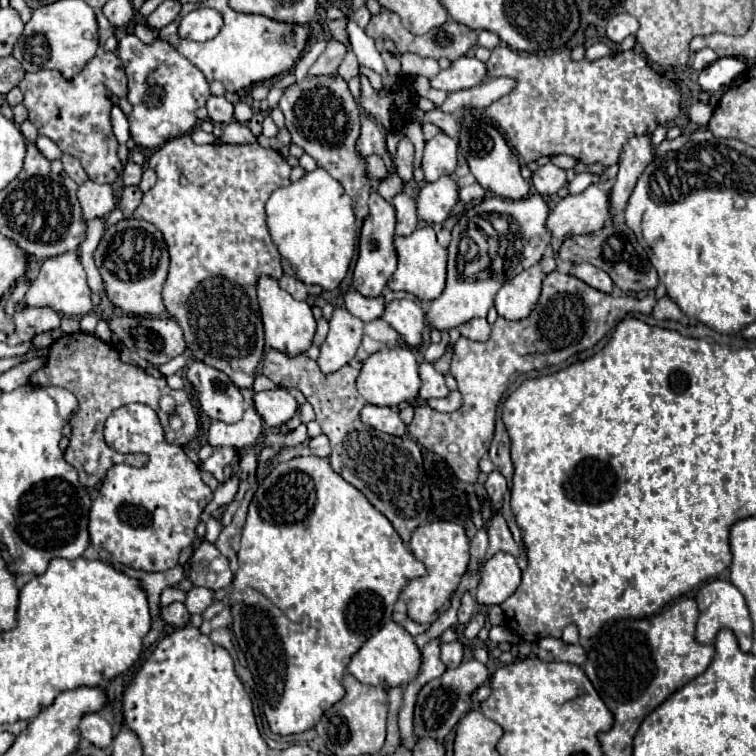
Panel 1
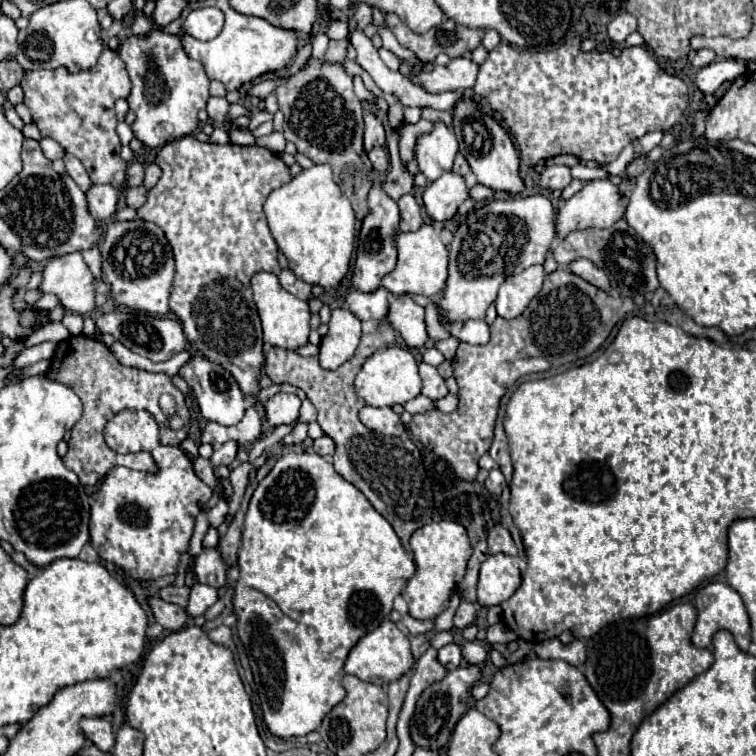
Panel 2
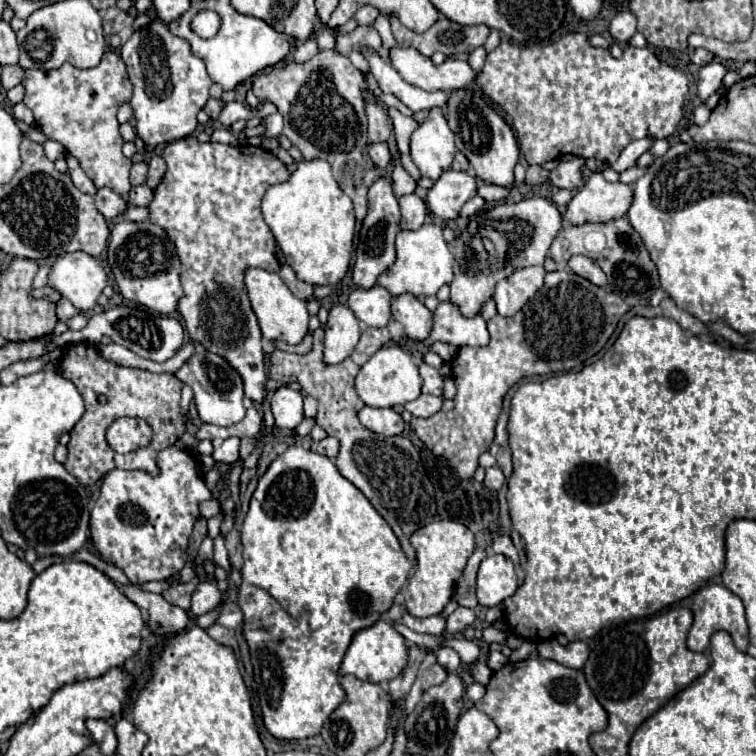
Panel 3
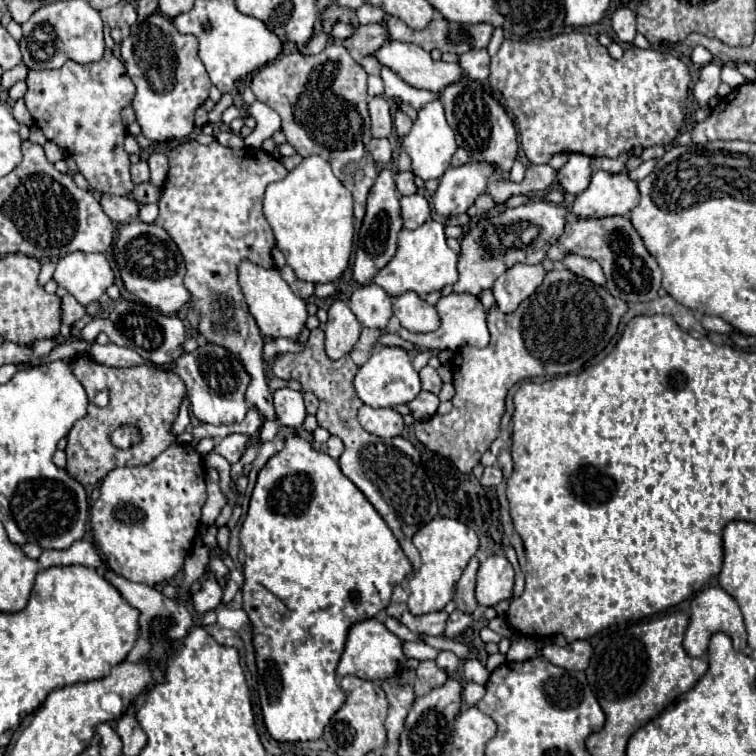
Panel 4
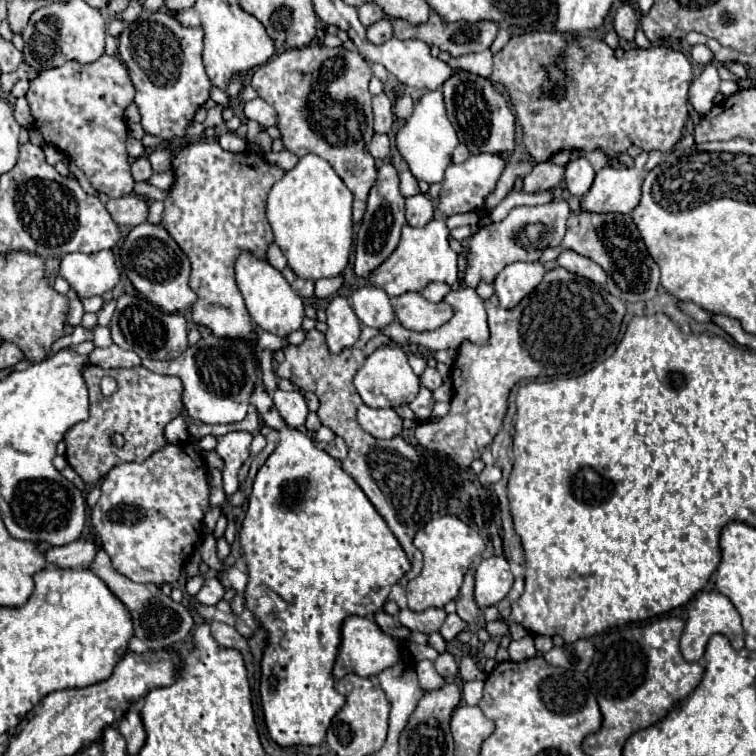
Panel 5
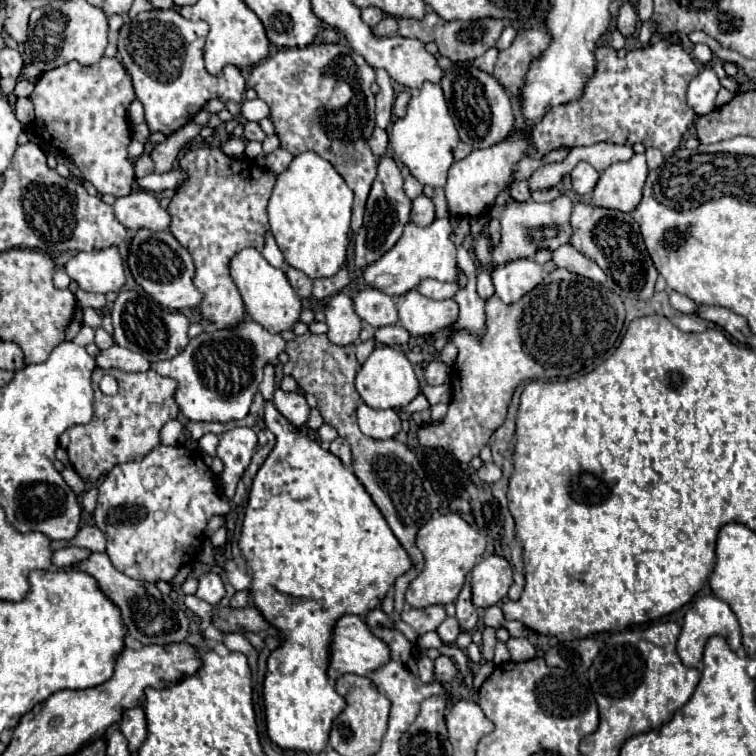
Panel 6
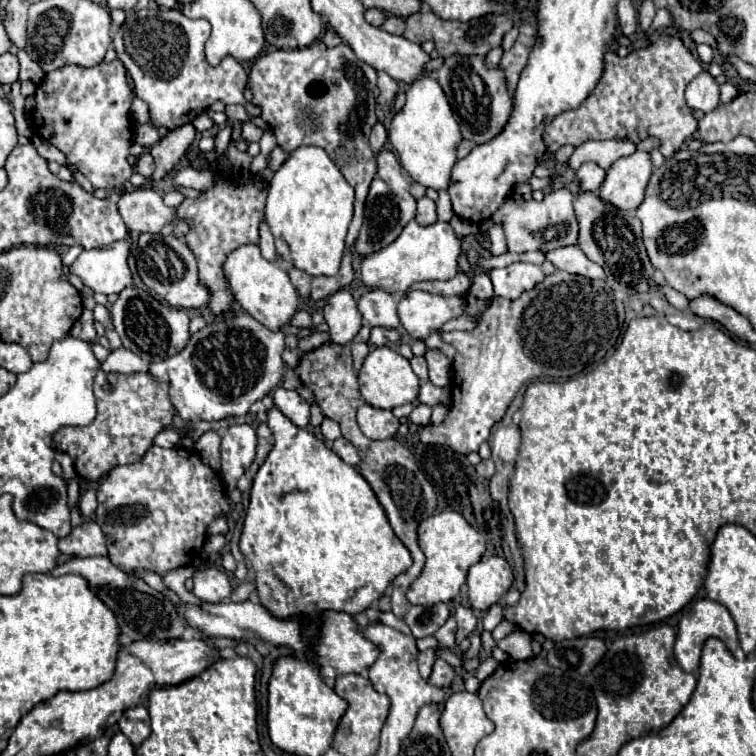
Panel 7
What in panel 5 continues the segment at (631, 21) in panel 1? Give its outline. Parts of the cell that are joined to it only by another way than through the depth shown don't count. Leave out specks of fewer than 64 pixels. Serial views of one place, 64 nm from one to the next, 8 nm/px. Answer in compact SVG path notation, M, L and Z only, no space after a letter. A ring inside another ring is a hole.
M622 6L616 16L614 16L614 30L618 32L620 38L632 42L634 40L634 32L638 28L638 16L630 6Z

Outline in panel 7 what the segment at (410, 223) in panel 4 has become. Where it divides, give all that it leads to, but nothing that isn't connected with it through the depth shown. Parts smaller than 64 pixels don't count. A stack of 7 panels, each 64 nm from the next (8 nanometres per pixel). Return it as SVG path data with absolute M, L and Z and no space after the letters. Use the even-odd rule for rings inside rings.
M424 196L418 200L418 208L416 208L416 222L420 226L430 226L436 222L436 204Z

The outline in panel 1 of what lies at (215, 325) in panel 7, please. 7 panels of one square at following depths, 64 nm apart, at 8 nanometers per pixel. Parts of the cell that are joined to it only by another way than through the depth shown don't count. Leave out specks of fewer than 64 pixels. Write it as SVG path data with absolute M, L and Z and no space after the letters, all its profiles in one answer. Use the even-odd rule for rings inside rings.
M196 360L188 366L188 380L198 394L200 408L212 420L234 424L242 418L244 398L240 388L224 372Z

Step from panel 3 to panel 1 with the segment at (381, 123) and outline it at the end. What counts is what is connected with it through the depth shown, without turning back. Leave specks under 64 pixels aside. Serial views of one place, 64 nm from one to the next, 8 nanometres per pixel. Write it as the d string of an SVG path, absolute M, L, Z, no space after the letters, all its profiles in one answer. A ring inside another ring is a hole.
M370 116L362 118L362 128L360 128L360 138L356 142L356 150L362 158L368 158L372 154L380 154L382 158L388 158L386 132Z

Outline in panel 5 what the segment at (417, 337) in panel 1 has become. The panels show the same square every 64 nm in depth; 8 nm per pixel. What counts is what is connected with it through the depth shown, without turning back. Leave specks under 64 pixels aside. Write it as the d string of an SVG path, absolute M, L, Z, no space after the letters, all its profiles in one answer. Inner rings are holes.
M406 292L394 298L392 302L400 324L414 332L436 330L452 316L452 308L448 304L444 302L432 304L426 298L422 298L418 292Z

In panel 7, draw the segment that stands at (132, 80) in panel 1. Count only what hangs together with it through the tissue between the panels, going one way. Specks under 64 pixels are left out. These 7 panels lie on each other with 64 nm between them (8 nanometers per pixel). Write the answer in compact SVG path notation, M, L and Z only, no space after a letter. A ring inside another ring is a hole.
M138 10L130 12L126 16L126 22L120 26L120 30L114 36L116 54L126 66L128 74L134 80L134 94L142 98L148 104L150 110L150 122L158 128L164 126L166 130L176 130L188 122L192 122L200 112L208 110L212 102L222 100L224 104L244 104L244 88L248 74L240 62L234 58L224 58L216 68L208 66L204 58L204 42L210 36L210 24L206 20L192 20L186 18L180 10Z

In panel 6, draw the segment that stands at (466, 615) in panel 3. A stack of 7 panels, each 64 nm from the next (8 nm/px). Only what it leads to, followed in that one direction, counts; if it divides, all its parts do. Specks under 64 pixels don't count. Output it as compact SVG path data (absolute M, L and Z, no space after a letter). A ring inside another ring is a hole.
M448 616L440 626L438 626L438 636L444 640L444 644L454 644L456 636L460 634L460 624L456 622L454 616Z

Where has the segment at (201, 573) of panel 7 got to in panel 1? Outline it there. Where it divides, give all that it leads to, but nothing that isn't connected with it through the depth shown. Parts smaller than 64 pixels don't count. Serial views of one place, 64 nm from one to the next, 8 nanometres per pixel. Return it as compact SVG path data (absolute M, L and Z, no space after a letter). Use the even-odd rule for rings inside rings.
M192 588L184 600L184 606L190 614L202 614L212 604L212 590L208 588Z

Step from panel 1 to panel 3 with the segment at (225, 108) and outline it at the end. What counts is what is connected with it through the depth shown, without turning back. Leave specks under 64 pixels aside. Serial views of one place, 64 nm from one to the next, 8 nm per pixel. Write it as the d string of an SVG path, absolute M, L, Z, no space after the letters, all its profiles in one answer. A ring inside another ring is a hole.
M208 98L206 106L204 106L206 114L208 114L208 116L210 116L210 120L214 120L214 122L218 120L218 116L220 116L222 108L224 108L224 102L222 102L222 100L216 100L216 98Z

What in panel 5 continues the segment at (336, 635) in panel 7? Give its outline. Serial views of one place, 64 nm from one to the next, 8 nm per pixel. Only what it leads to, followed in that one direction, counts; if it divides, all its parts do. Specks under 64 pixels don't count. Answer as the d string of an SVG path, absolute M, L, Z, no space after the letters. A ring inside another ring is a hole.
M350 616L350 618L346 618L346 622L342 626L342 644L340 644L340 652L338 652L332 674L336 680L344 678L346 674L356 674L362 678L374 678L382 670L396 666L398 660L400 660L400 644L396 638L384 634L372 618Z

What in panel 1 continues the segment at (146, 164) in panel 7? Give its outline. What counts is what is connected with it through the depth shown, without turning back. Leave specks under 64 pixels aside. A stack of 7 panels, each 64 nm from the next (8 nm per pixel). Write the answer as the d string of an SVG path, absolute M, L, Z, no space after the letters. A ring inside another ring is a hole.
M128 160L124 166L124 172L122 172L124 186L136 186L140 182L140 178L142 178L142 166Z

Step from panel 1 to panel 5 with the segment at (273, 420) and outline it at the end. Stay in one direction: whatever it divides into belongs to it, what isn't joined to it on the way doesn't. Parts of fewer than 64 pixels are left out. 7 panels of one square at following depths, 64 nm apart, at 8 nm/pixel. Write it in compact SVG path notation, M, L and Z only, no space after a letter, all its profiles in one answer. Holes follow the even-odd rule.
M274 390L272 392L272 400L274 406L278 408L282 420L290 426L290 428L298 428L306 422L306 402L304 402L304 394L300 390L292 390L292 392L284 392L284 390Z

